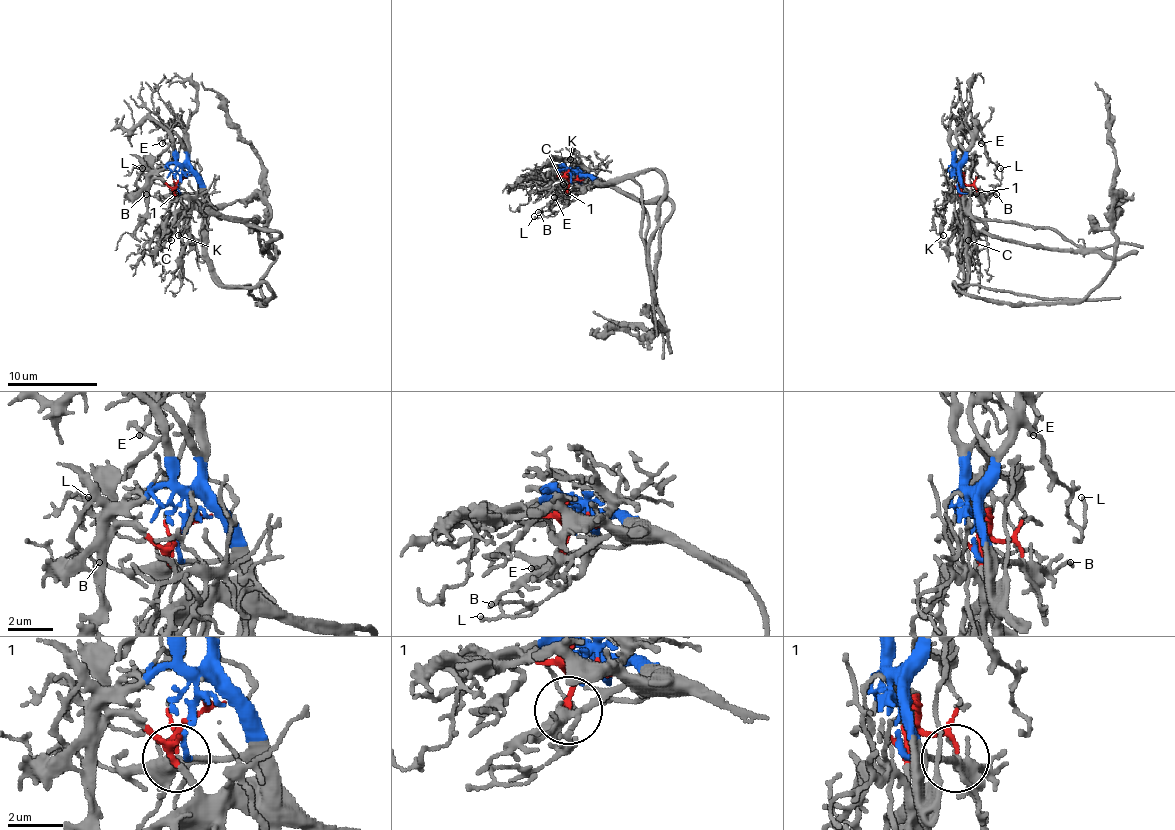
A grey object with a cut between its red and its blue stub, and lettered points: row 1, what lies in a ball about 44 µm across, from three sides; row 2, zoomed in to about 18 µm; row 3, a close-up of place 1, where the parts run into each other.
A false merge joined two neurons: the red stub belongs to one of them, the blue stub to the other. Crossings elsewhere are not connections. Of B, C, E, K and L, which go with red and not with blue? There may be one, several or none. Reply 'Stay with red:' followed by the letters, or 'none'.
Stay with red: C, K

